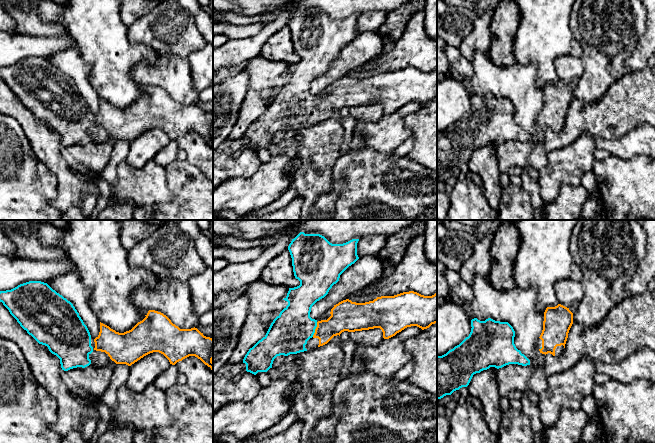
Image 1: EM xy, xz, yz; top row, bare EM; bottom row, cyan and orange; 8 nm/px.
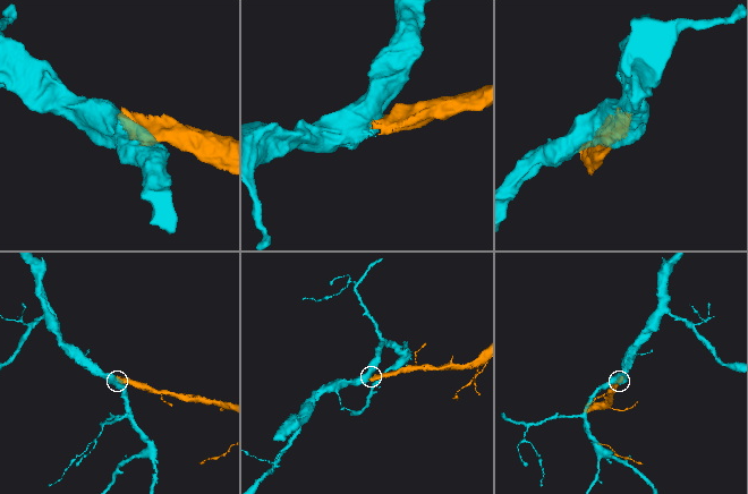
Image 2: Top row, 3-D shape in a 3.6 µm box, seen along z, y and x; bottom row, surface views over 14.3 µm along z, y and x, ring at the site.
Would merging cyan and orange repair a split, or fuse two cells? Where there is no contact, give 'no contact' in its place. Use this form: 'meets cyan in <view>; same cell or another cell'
meets cyan in xz; same cell

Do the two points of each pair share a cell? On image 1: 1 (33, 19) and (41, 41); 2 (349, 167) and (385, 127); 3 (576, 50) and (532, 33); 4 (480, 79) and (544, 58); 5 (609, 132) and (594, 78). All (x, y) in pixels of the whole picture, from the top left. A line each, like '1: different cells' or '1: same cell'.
1: different cells
2: different cells
3: different cells
4: different cells
5: different cells

